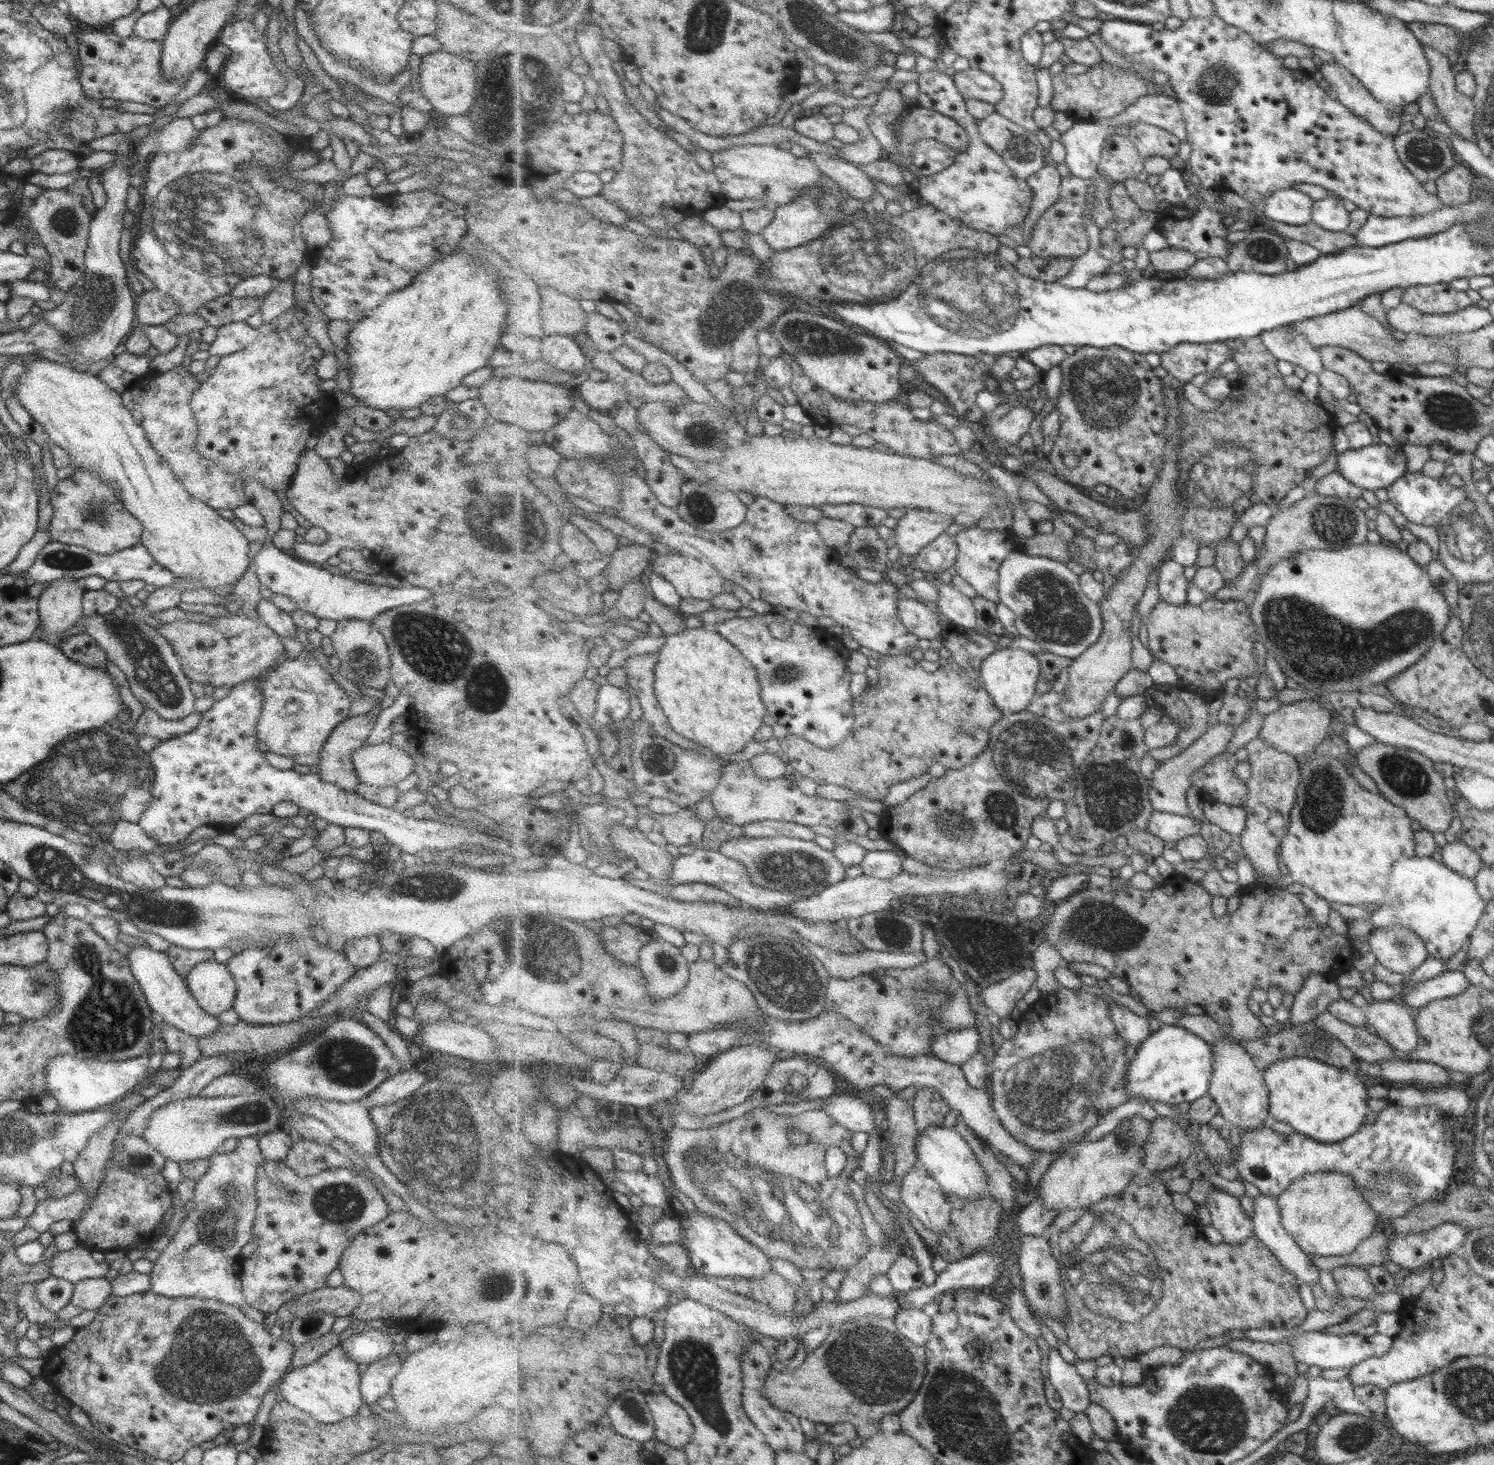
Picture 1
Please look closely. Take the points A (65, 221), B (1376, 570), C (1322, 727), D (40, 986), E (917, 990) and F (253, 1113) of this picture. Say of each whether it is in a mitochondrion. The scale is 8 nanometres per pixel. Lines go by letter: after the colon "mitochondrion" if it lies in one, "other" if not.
A: mitochondrion
B: other
C: other
D: mitochondrion
E: mitochondrion
F: mitochondrion

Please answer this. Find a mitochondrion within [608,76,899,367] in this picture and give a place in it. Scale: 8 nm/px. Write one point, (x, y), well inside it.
(731, 310)

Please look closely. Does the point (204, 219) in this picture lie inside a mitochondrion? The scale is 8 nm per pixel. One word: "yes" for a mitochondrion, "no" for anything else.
yes

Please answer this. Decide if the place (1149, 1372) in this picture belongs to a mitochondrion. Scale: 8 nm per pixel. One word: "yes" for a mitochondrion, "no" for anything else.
no

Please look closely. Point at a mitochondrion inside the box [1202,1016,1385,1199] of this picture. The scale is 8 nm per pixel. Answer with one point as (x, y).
(1314, 1040)

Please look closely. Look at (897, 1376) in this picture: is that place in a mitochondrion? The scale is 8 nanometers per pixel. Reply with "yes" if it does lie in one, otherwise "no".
yes

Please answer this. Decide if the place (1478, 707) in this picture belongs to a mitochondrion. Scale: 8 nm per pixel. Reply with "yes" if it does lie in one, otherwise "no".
no

